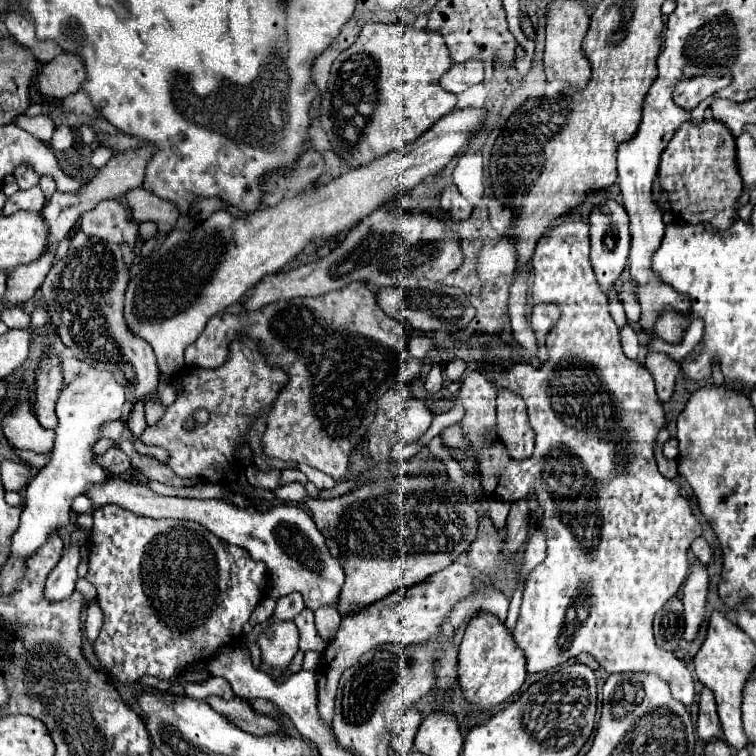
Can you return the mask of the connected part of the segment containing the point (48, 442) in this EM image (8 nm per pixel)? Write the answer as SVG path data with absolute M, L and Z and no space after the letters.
M27 394L21 396L13 414L3 420L3 432L19 450L47 452L55 442L55 432L41 428L37 418L27 412Z

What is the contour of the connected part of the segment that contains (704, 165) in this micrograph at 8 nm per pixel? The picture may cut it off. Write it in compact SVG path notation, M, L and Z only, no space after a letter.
M715 118L701 124L683 122L661 154L657 176L677 222L709 222L717 230L727 230L737 218L735 202L743 192L743 180L737 170L735 138L723 122Z

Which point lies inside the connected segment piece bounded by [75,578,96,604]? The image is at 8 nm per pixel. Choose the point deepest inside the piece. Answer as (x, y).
(82, 585)

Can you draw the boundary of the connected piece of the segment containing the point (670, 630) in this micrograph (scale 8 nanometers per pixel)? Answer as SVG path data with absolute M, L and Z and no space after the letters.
M675 598L673 604L663 606L655 614L653 628L655 628L657 646L663 648L663 650L669 650L669 652L675 652L677 646L679 646L679 642L681 642L683 628L685 628L683 606L681 606L681 600L679 598Z

